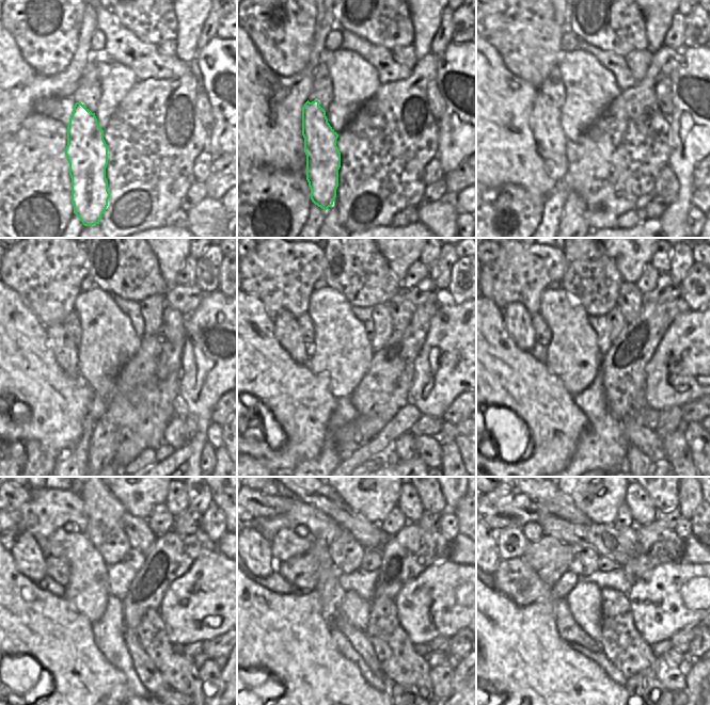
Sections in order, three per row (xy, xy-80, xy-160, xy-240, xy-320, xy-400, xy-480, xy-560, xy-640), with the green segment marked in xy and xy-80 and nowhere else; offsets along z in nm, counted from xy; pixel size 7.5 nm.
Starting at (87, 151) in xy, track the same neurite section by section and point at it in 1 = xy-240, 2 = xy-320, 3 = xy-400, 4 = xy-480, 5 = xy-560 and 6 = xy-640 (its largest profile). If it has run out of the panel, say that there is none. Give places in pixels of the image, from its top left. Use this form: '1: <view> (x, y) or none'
1: xy-240 (58, 339)
2: xy-320 (287, 332)
3: xy-400 (517, 319)
4: xy-480 (30, 561)
5: xy-560 (258, 561)
6: xy-640 (498, 559)

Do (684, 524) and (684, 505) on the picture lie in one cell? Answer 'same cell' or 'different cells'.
different cells

